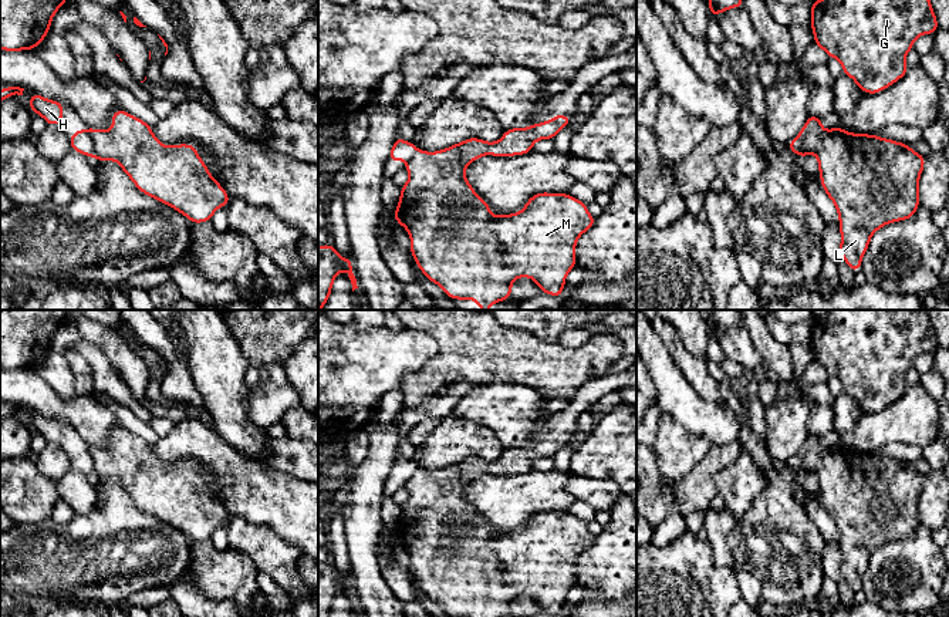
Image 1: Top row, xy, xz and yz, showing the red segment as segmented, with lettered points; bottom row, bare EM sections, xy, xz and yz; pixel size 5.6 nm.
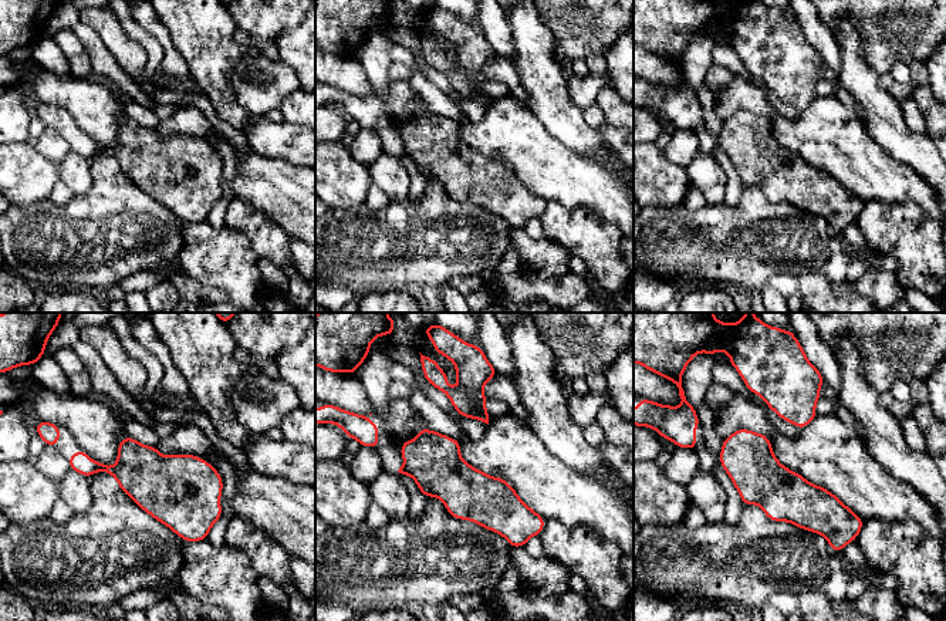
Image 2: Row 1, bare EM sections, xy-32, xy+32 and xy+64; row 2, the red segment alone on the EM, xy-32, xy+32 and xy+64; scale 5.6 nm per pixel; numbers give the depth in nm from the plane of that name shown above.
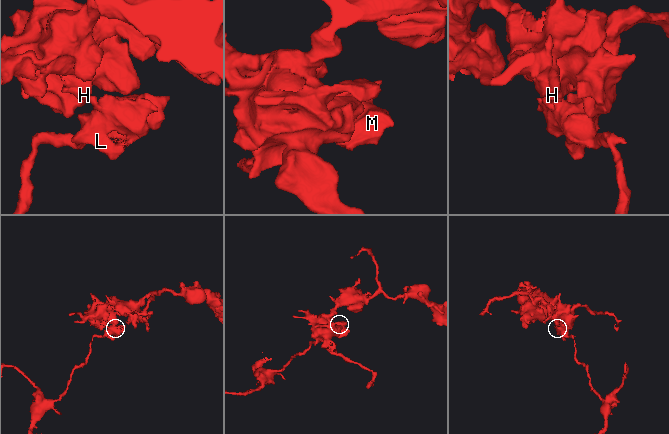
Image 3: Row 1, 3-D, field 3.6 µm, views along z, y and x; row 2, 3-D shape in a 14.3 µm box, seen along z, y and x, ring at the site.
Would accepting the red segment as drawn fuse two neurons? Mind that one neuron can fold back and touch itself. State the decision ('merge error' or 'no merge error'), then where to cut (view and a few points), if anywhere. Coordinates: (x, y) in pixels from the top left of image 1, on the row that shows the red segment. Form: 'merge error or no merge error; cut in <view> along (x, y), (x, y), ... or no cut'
merge error; cut in xy along (87, 130), (93, 142), (94, 157)

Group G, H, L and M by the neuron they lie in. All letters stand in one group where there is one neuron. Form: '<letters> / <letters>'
G H / L M

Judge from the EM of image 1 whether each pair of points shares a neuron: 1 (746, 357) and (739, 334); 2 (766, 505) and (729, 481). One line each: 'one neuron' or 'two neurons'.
1: one neuron
2: two neurons

